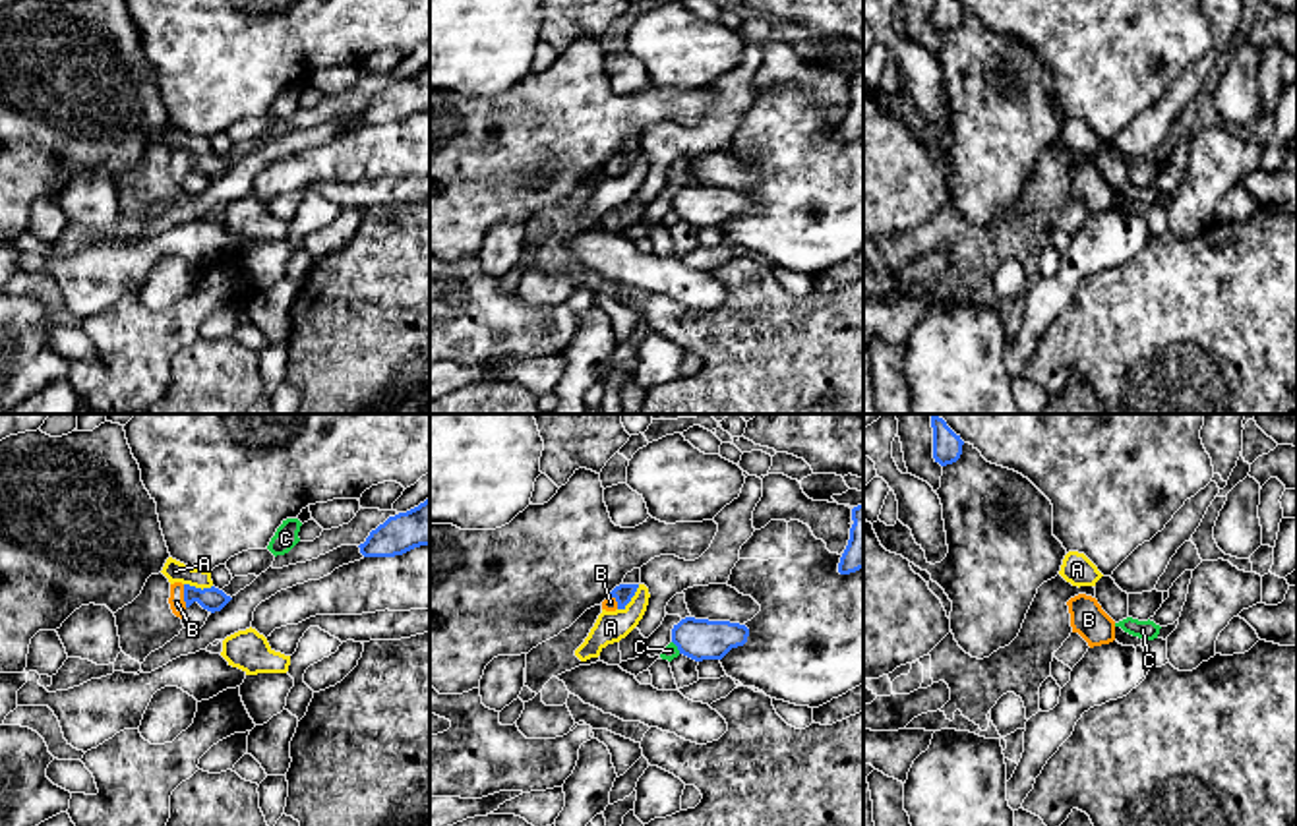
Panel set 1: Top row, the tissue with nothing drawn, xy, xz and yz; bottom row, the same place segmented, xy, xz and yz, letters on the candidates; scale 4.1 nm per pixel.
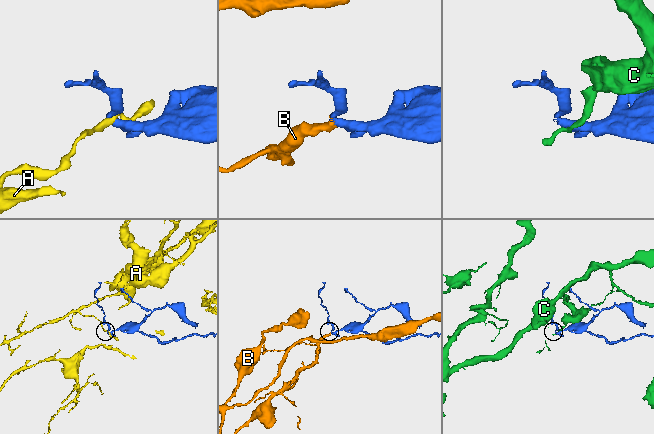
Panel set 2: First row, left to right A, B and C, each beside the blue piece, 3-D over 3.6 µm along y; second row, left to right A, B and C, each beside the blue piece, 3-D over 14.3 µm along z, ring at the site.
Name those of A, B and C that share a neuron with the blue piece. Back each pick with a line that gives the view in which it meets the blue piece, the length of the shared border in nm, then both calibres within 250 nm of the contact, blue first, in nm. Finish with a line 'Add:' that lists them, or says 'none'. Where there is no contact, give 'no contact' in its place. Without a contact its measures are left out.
B: meets blue in xy; contact 100 nm long; 100 nm thick on the blue side, 70 nm on the other
Add: B

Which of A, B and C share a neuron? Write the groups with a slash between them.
A / B / C

